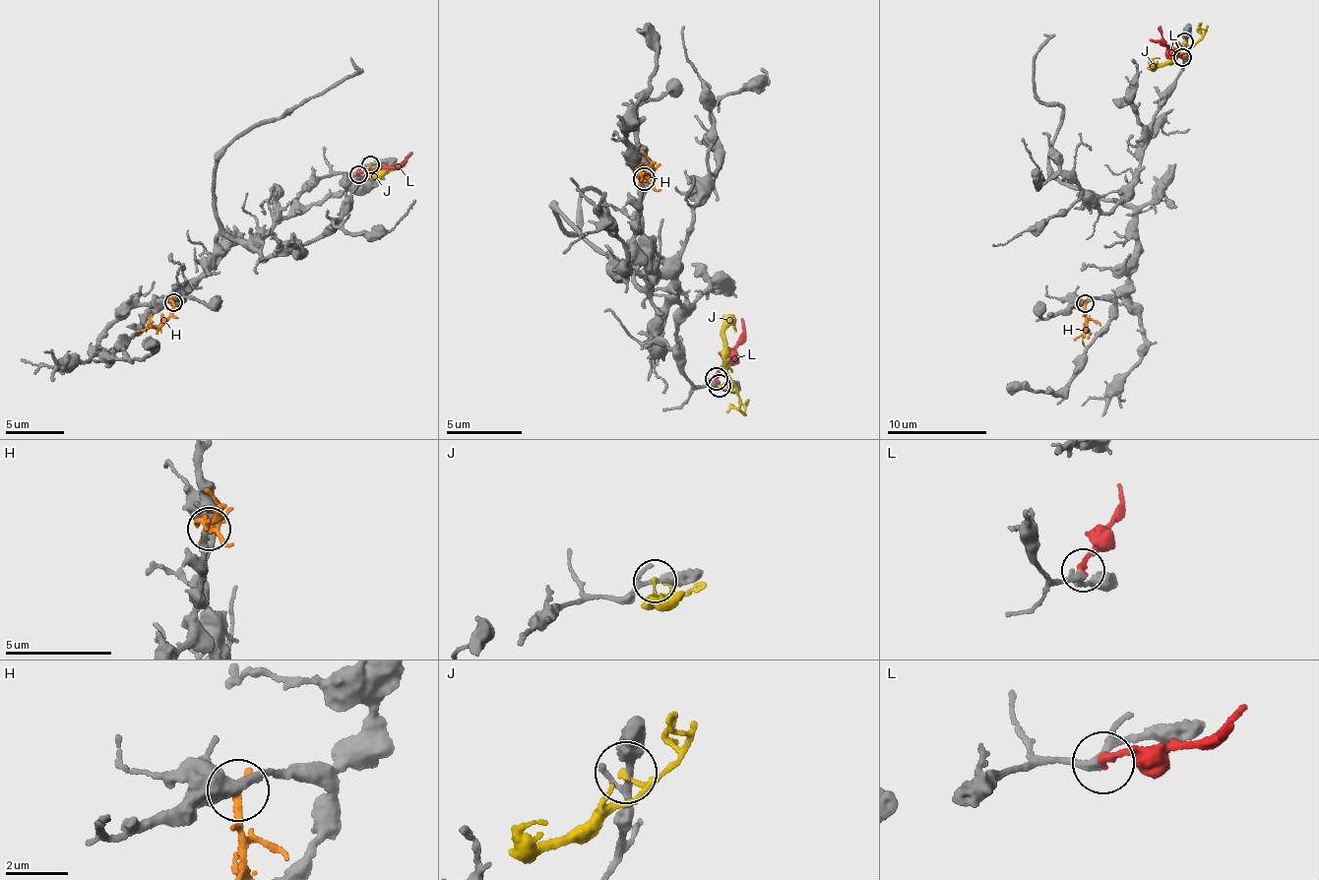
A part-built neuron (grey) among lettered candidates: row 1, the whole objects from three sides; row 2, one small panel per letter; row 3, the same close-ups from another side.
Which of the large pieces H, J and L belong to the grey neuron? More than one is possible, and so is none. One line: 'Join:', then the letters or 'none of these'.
Join: L

